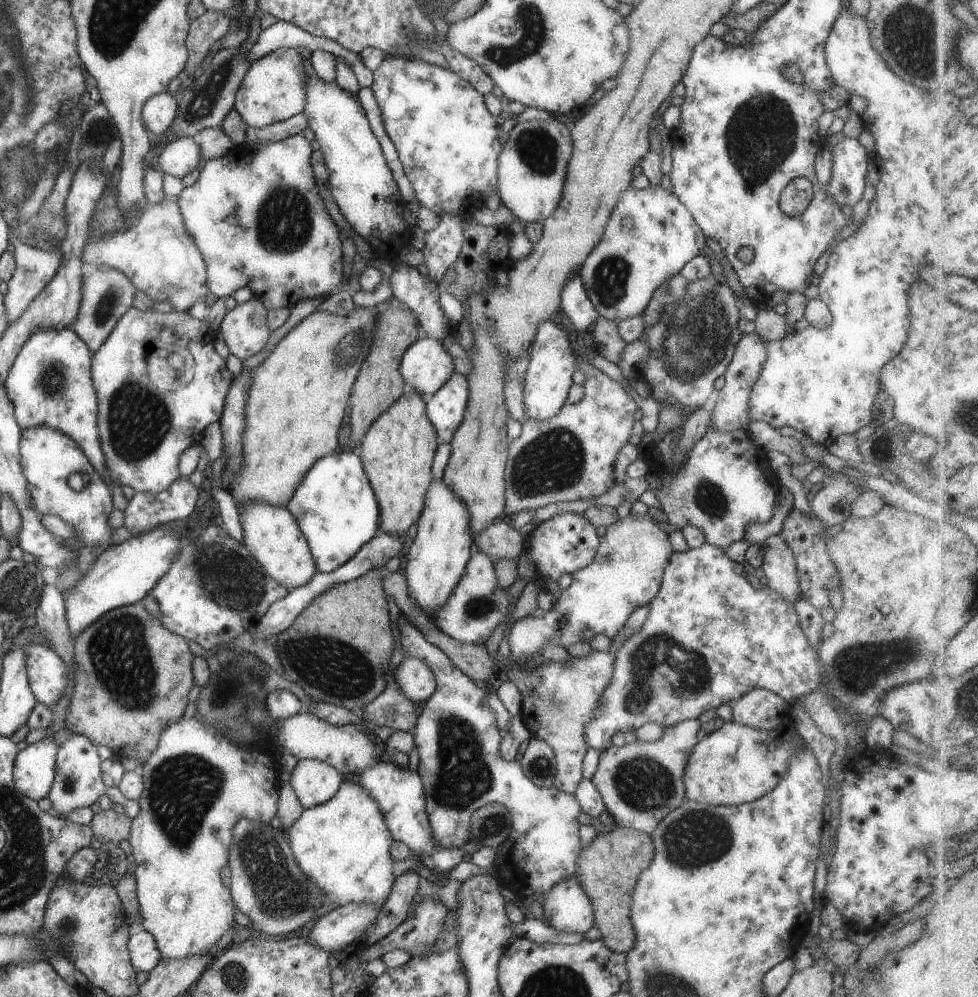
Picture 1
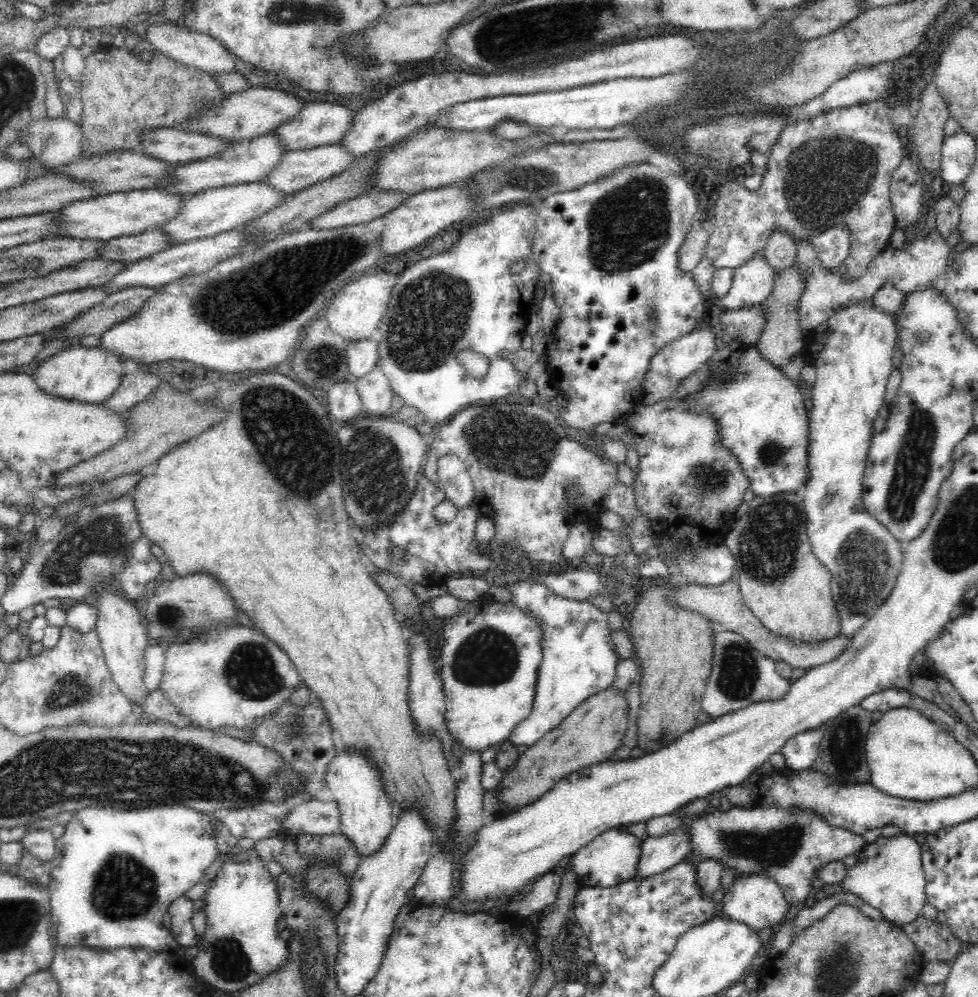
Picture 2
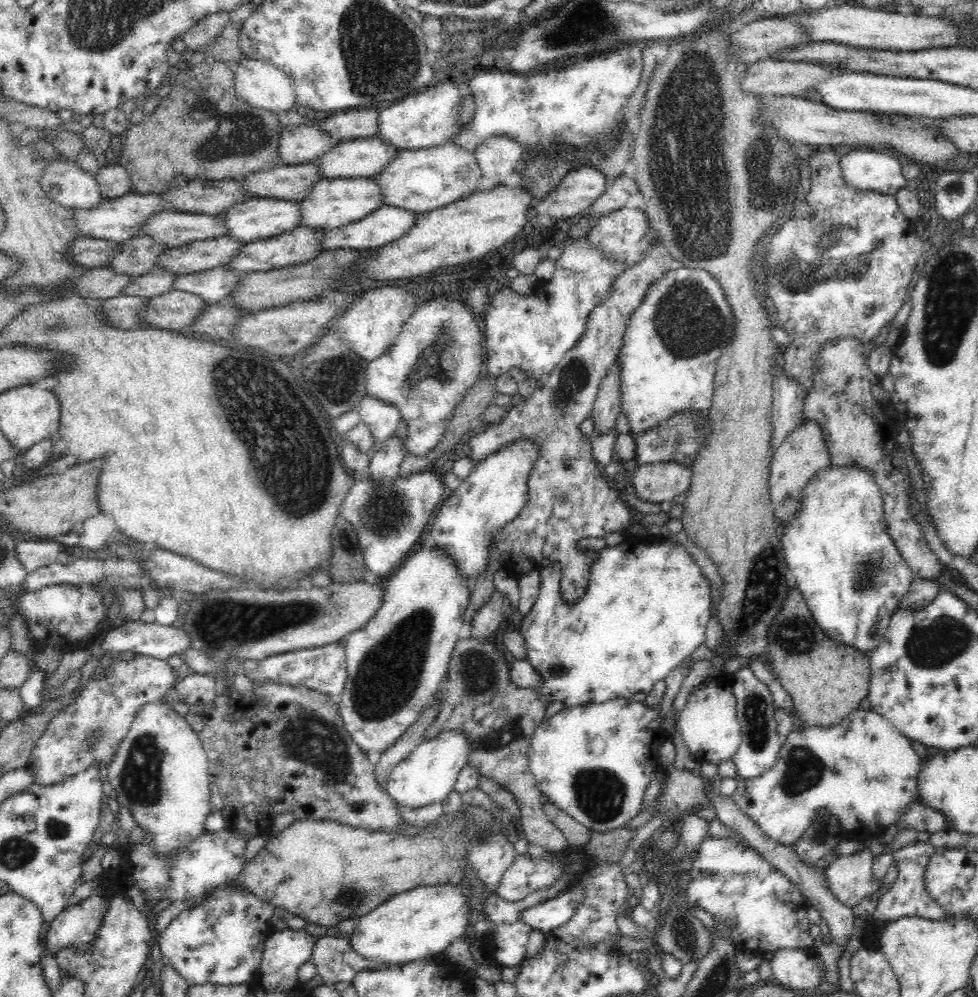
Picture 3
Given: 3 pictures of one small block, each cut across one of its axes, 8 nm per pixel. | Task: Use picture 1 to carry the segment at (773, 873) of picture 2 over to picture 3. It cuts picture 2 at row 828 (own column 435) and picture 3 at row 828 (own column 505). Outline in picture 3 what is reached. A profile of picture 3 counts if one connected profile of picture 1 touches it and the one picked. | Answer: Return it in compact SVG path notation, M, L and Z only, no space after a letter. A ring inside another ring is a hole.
M858 708L839 726L798 726L782 744L775 765L758 778L738 778L738 788L730 798L768 838L789 847L804 836L821 809L828 810L837 818L843 840L867 842L882 837L889 826L896 824L898 818L902 818L904 810L910 807L910 804L922 802L918 789L922 764L922 759L907 736L898 733L878 712Z

